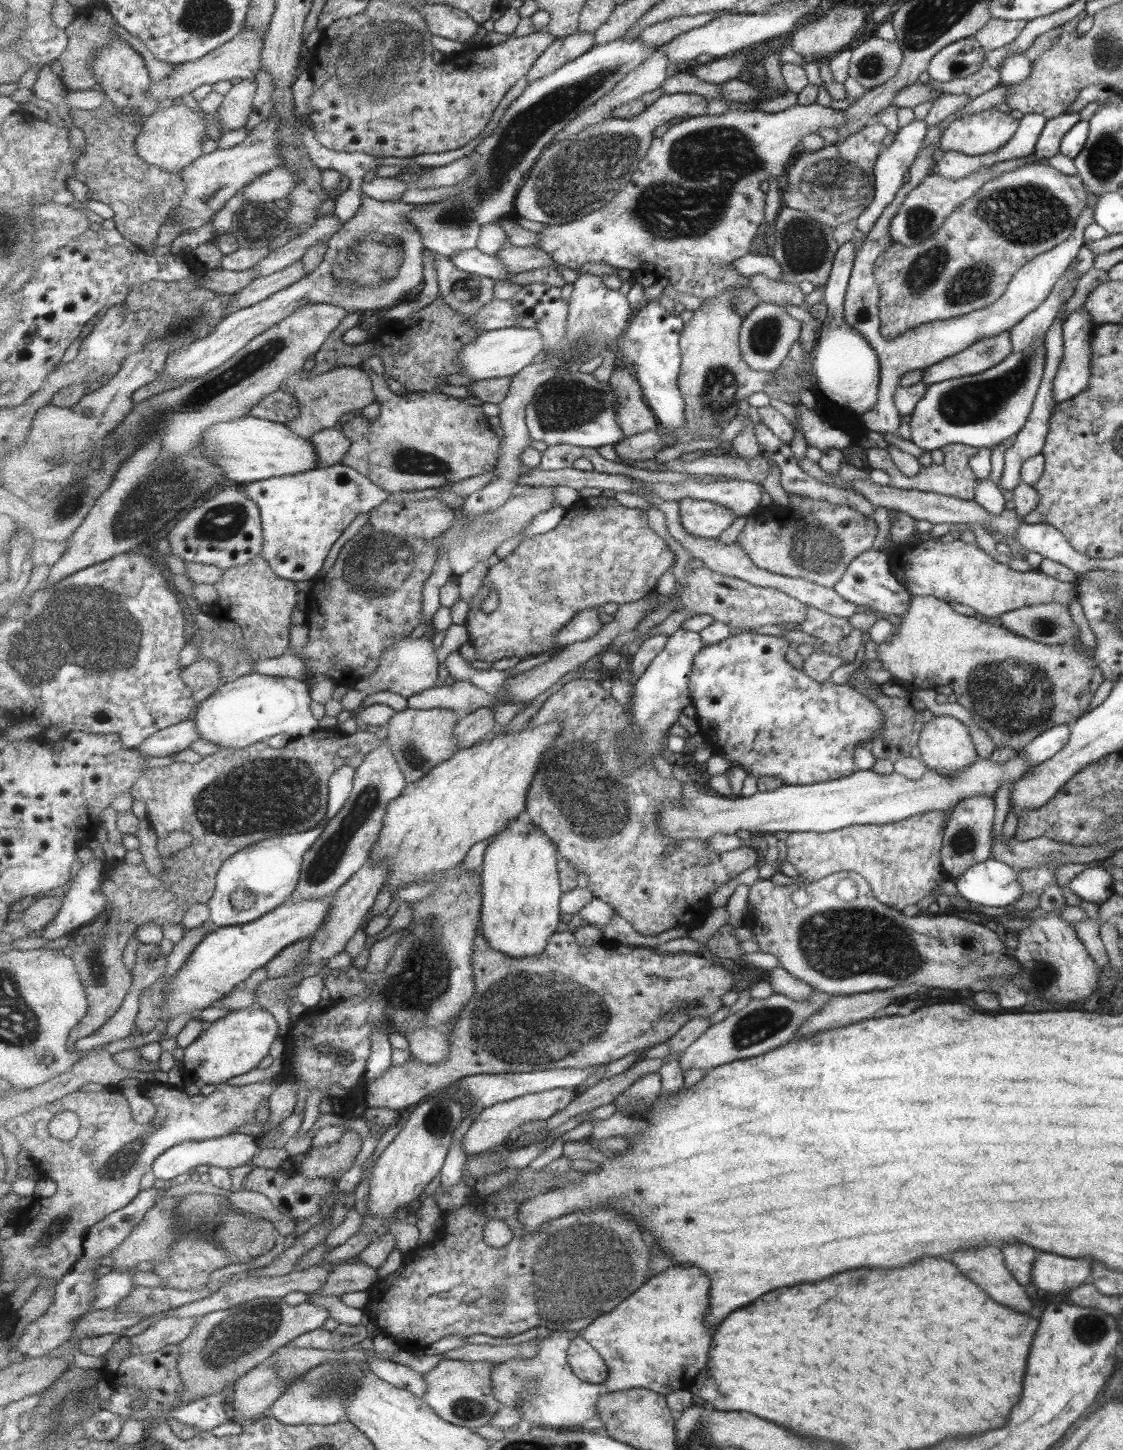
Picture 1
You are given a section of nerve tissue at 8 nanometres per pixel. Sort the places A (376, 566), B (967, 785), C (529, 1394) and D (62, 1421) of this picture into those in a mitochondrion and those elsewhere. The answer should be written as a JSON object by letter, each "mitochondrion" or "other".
{"A":"mitochondrion","B":"other","C":"mitochondrion","D":"mitochondrion"}

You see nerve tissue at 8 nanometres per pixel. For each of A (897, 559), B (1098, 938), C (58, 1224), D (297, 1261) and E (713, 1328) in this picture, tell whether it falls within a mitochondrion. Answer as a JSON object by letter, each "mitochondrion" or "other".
{"A":"other","B":"other","C":"mitochondrion","D":"other","E":"other"}

